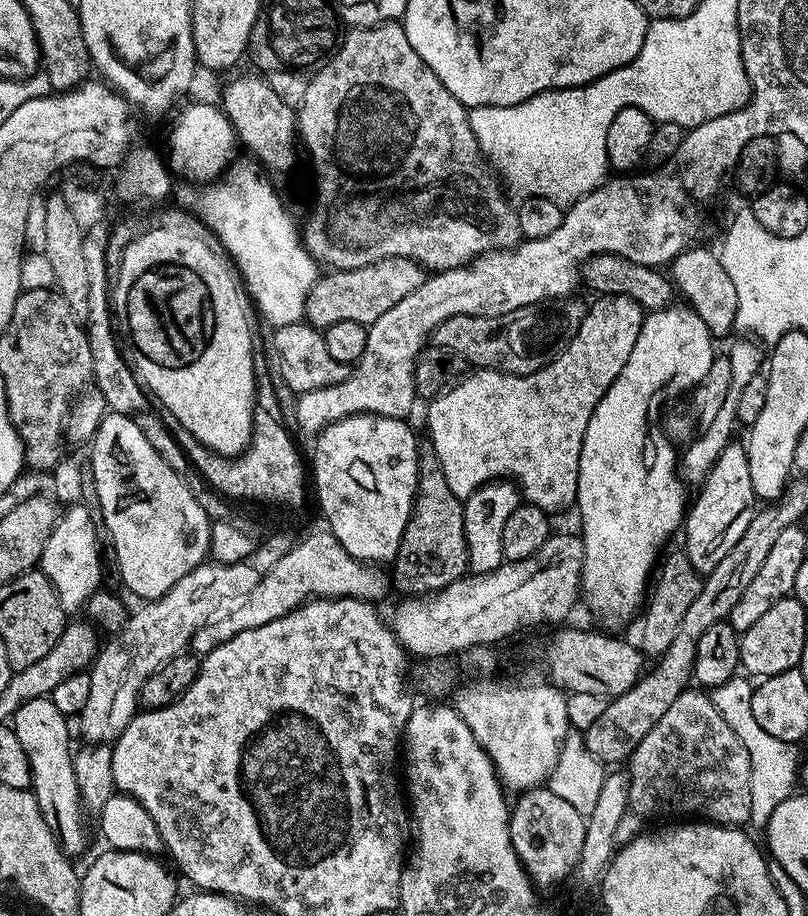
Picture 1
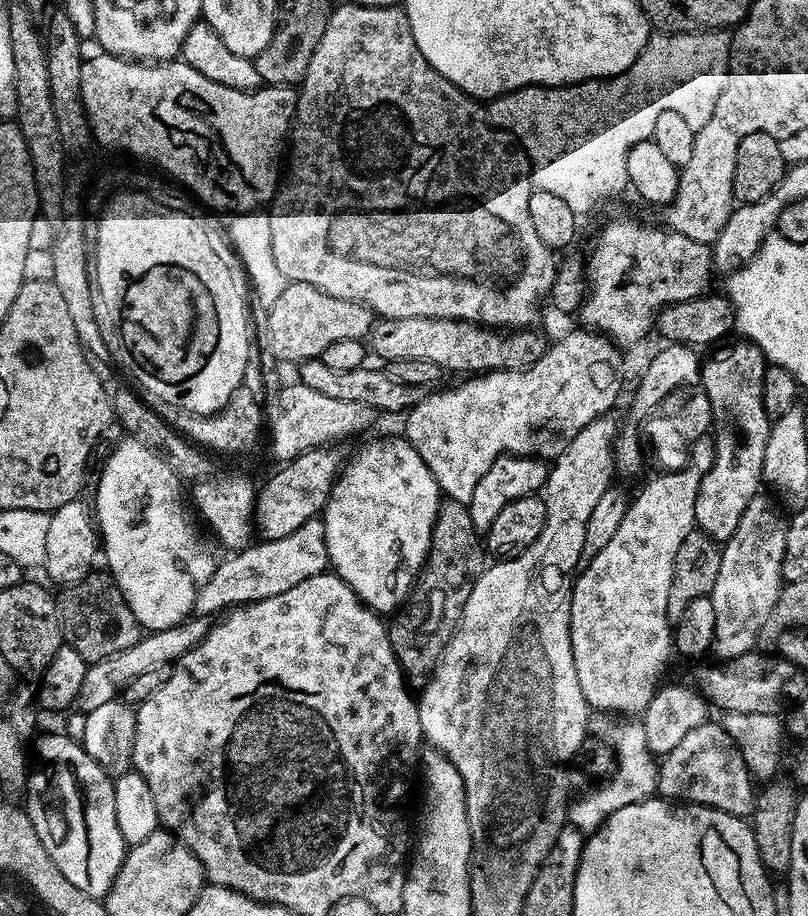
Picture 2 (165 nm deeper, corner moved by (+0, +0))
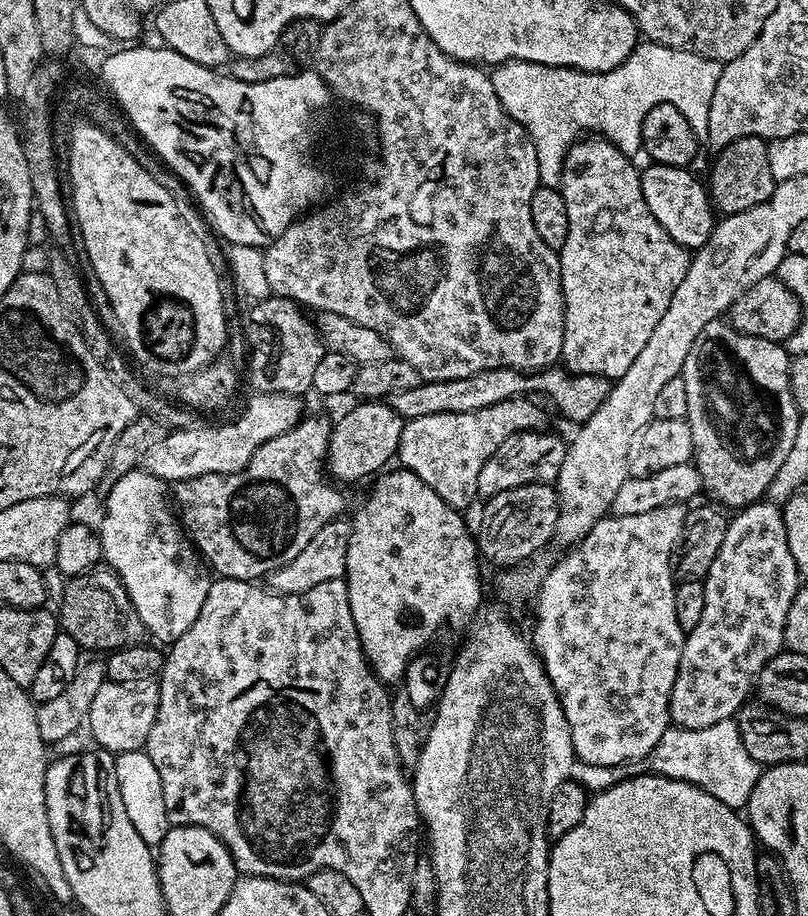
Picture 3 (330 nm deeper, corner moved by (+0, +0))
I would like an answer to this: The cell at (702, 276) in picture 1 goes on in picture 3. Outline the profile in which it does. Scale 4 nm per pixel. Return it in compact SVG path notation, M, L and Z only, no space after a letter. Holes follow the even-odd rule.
M581 138L563 157L564 169L560 175L558 187L566 202L566 218L570 222L570 230L566 234L566 246L558 249L560 285L564 295L564 333L560 351L562 364L569 372L578 376L594 374L595 376L618 378L622 374L626 374L626 370L630 370L634 358L638 358L642 346L646 346L650 334L654 334L654 326L658 326L662 314L666 314L666 306L670 306L670 298L674 298L674 290L678 290L682 278L686 278L686 270L690 266L692 256L689 249L674 242L674 238L670 238L670 234L666 234L666 230L662 230L662 226L658 226L658 218L654 218L654 214L650 214L650 206L646 206L646 198L642 198L641 169L632 165L633 157L622 154L622 150L618 150L609 140L603 138Z

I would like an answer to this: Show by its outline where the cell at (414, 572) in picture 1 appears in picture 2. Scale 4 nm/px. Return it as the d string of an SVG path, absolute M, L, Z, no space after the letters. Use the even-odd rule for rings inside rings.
M445 499L436 515L430 550L420 569L416 586L402 610L395 613L396 621L391 621L388 630L390 644L394 646L396 657L413 689L423 689L428 683L440 663L440 655L460 627L466 598L470 598L474 582L478 582L484 573L484 556L486 557L486 544L474 526L474 518L470 518L468 505Z

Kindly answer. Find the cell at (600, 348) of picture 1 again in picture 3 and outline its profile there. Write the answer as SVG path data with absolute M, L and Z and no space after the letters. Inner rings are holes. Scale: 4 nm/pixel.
M513 396L511 400L486 406L482 410L474 410L470 414L426 414L426 418L414 418L407 421L402 430L399 463L408 471L418 474L418 478L422 478L422 482L426 482L426 486L430 486L430 490L434 490L434 494L442 498L442 502L446 502L451 508L465 510L464 508L470 507L472 503L477 503L478 473L482 466L486 466L490 454L494 454L494 450L498 450L498 446L502 446L506 438L519 432L540 430L547 425L544 423L547 422L548 416L539 406L541 407L535 399Z

